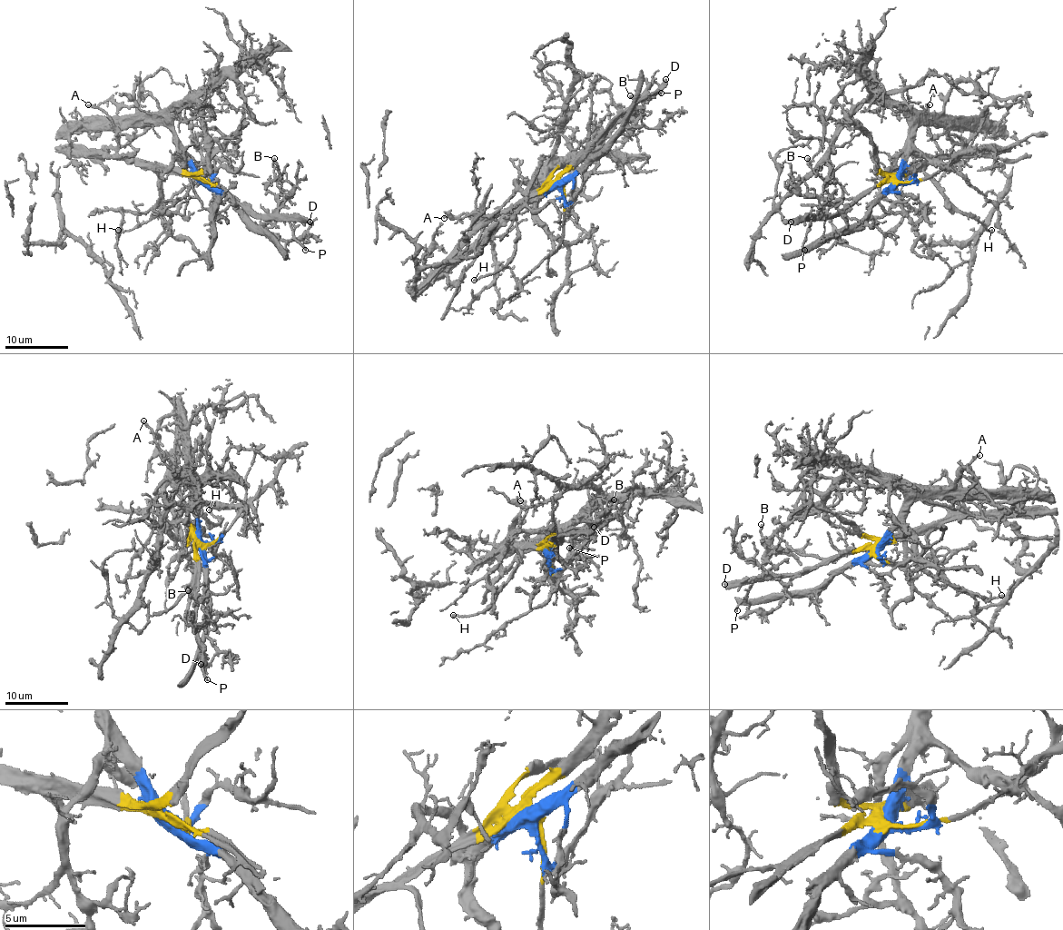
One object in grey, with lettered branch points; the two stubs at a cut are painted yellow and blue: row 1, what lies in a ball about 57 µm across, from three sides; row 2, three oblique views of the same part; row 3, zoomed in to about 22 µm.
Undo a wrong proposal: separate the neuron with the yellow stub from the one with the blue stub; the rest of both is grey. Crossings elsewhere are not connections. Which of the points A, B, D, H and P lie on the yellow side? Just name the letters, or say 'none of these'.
A, B, D, H, P

